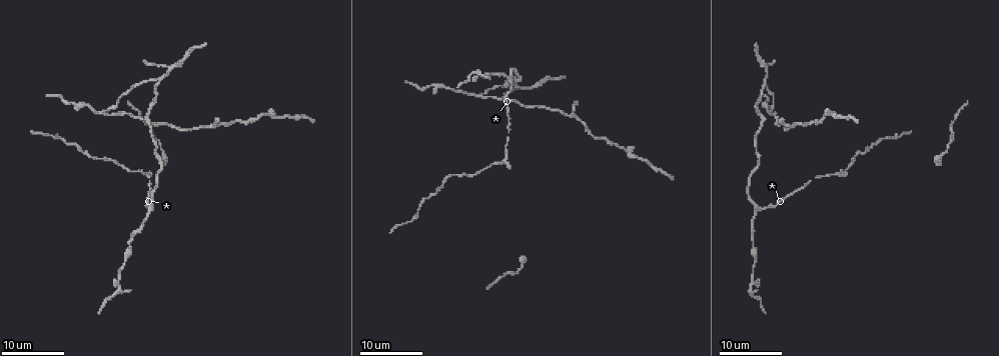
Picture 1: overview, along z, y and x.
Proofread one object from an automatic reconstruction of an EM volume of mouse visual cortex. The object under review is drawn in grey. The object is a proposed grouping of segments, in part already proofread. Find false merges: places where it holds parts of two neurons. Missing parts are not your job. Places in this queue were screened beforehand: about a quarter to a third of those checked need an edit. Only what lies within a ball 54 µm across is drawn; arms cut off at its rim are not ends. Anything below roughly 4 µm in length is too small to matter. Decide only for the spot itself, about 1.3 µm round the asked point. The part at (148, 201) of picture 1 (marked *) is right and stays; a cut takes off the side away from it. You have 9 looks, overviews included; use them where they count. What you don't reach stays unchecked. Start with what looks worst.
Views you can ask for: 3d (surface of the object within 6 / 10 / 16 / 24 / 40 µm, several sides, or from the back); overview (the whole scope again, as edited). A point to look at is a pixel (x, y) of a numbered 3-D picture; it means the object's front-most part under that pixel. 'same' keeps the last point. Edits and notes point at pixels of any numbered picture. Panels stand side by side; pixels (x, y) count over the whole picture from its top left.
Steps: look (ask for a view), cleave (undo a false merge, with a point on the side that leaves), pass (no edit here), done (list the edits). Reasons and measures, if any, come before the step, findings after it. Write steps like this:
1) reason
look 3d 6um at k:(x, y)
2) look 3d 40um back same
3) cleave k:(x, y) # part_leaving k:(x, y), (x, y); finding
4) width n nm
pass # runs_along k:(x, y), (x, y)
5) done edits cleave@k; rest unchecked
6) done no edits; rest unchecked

three-way junction
look 3d 16um at 1:(839, 176)

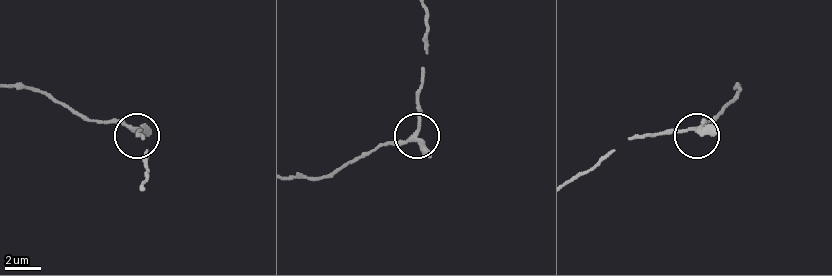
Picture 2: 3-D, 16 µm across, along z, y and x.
look 3d 10um at 2:(699, 130)

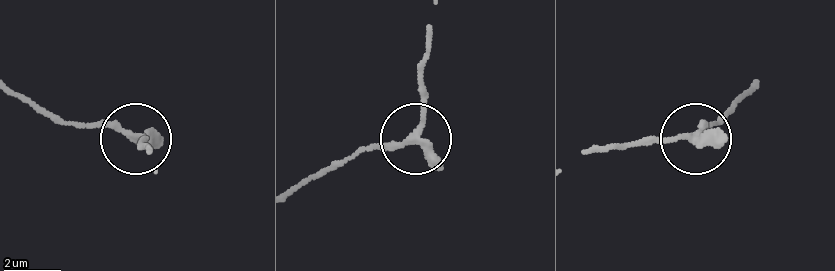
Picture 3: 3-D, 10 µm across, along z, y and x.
look 3d 6um at 3:(134, 138)

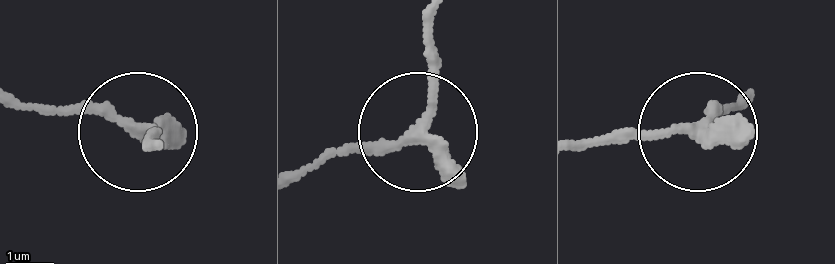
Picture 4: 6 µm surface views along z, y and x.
width 260 nm
pass # continuous, no second neuron

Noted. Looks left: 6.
arms part here
look 3d 16um at 1:(155, 78)

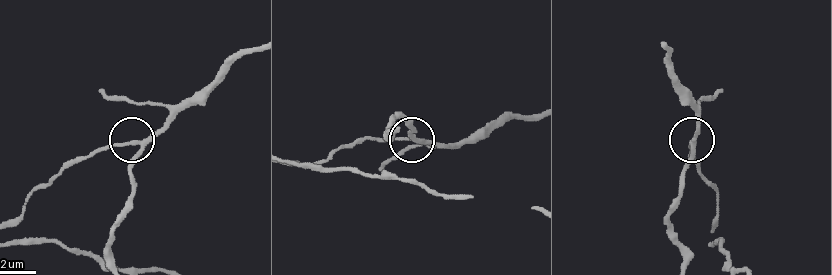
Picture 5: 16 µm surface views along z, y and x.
look 3d 10um at 5:(136, 144)

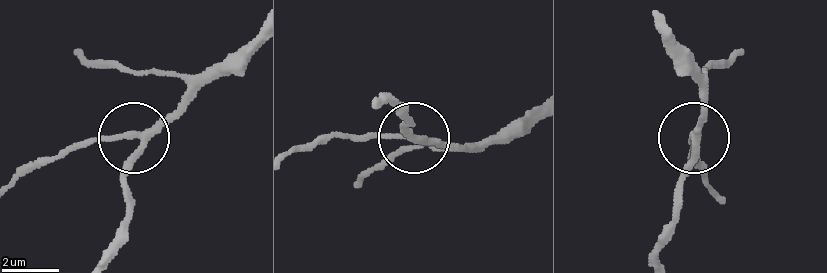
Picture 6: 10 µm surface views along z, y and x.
width 210 nm
pass # runs_along 6:(656, 256), (704, 93); continuous, no second neuron

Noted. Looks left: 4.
a fork
look 3d 16um at 1:(462, 92)

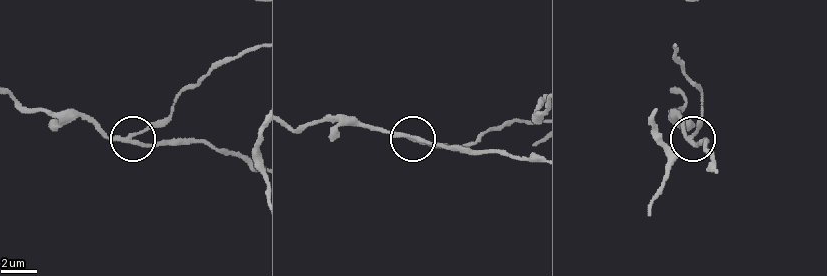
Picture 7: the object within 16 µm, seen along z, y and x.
zoom in
look 3d 6um at 7:(691, 140)

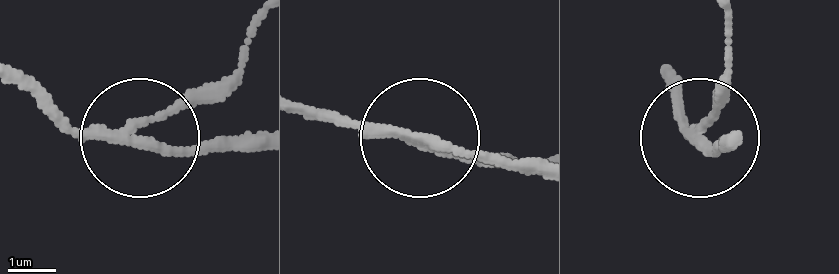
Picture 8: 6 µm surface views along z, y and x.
arms 3
cleave 8:(56, 119) # part_leaving 8:(123, 139), (262, 151); a second neuron is stuck on

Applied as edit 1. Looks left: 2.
branch point
look 3d 16um at 1:(757, 210)

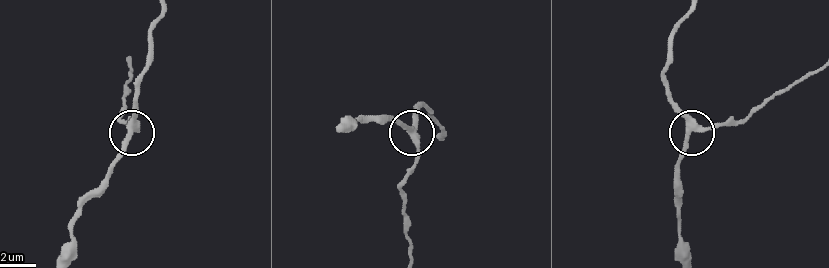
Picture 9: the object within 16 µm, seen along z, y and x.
look 3d 6um at 9:(129, 127)

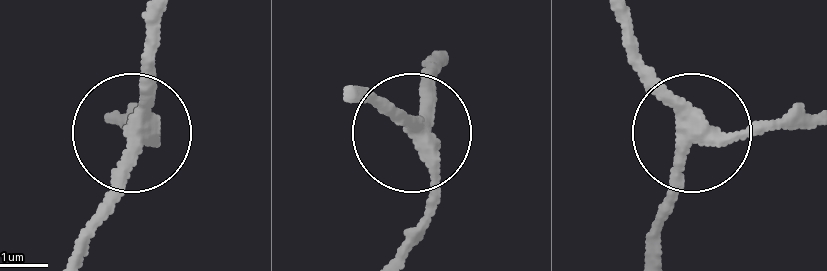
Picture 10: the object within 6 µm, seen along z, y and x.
arms 3
pass # runs_along 10:(805, 113), (690, 141), (662, 228); all the same neuron

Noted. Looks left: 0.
done edits cleave@8; rest unchecked

